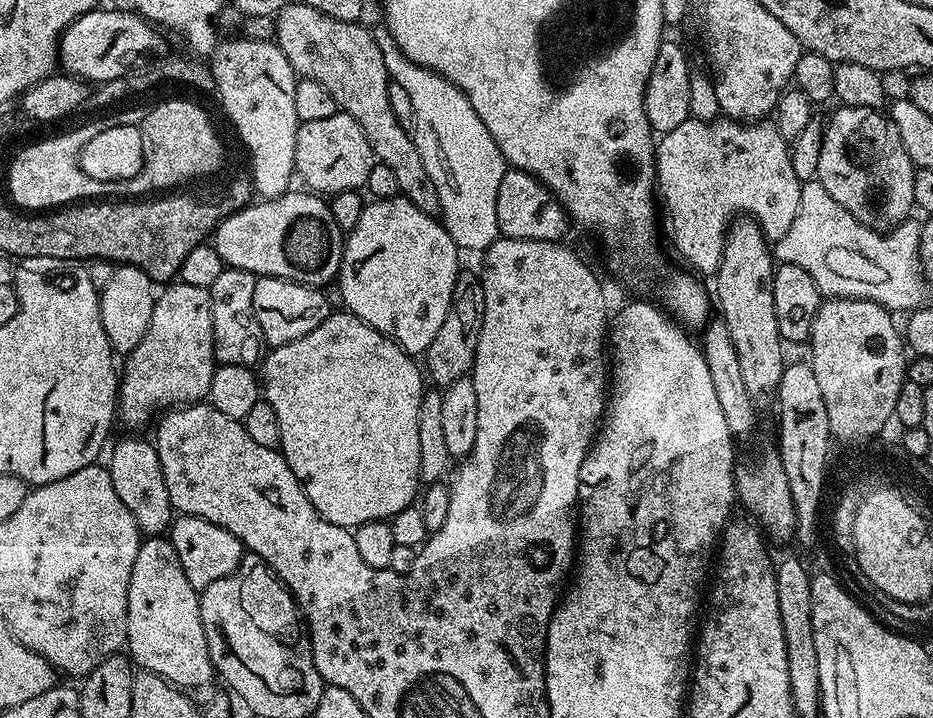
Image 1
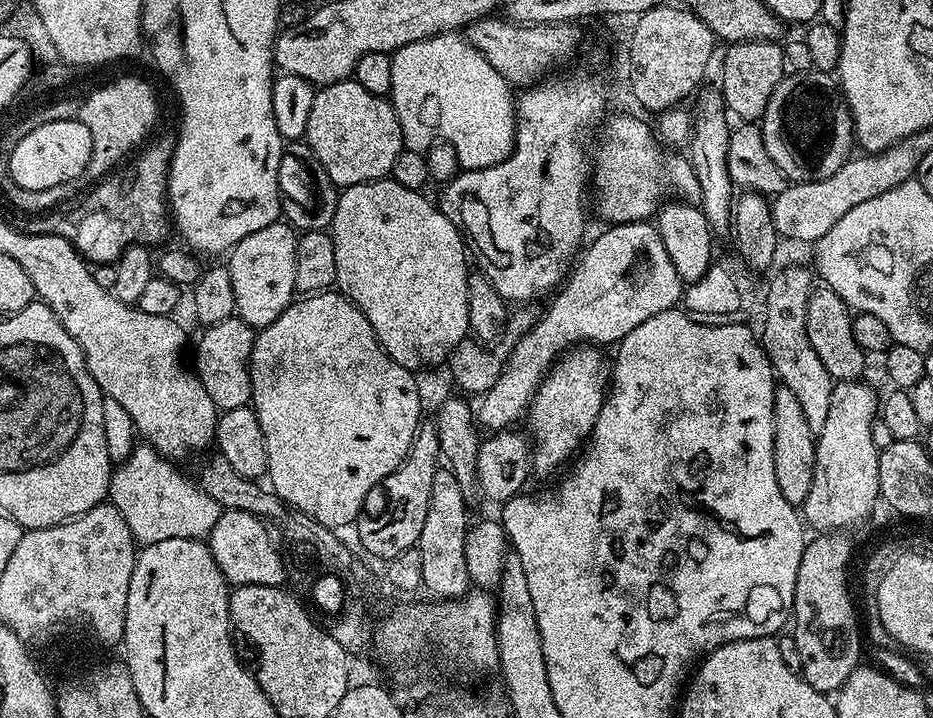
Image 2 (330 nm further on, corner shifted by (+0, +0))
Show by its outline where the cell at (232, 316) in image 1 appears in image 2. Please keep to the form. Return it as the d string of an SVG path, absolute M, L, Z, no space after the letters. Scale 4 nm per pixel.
M277 222L246 234L227 253L226 267L230 274L230 284L234 286L235 315L254 330L270 326L282 310L292 304L297 295L294 282L294 258L296 257L297 229L287 222Z

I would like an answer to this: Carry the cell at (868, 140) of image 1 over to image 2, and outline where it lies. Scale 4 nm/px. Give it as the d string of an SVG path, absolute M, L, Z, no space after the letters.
M815 70L785 75L780 85L774 90L774 94L770 94L770 102L759 121L762 142L766 144L766 151L769 152L770 158L774 158L774 166L782 170L782 174L789 182L805 184L811 180L830 178L830 174L834 174L834 170L838 170L853 155L852 116L848 112L848 105L838 95L833 81L831 84L828 80L831 80L829 73Z

